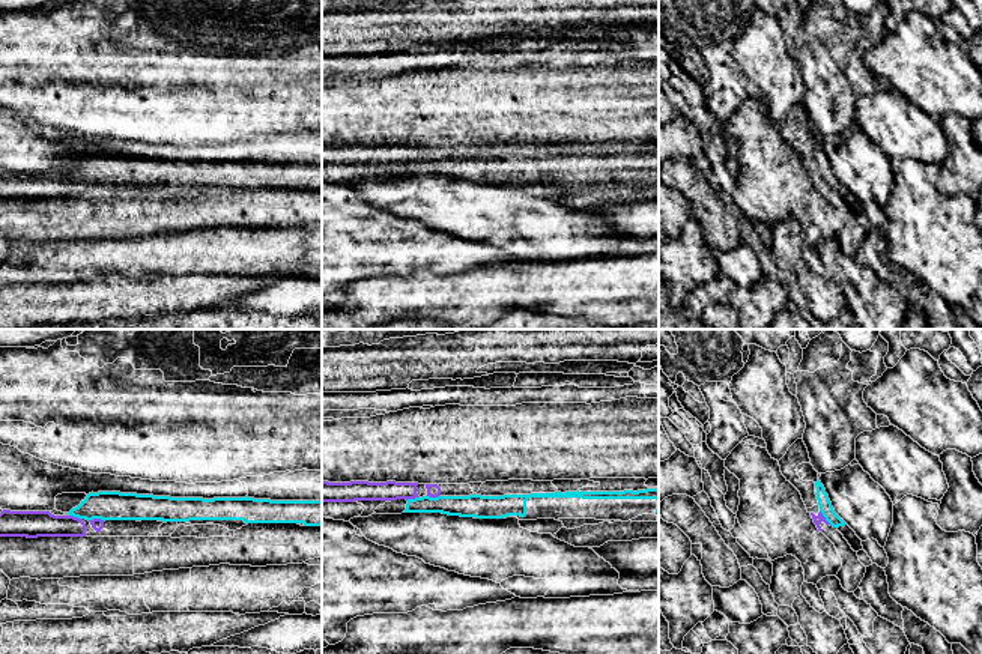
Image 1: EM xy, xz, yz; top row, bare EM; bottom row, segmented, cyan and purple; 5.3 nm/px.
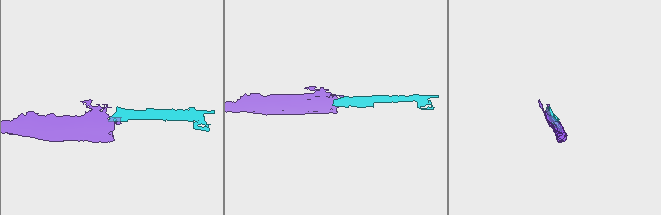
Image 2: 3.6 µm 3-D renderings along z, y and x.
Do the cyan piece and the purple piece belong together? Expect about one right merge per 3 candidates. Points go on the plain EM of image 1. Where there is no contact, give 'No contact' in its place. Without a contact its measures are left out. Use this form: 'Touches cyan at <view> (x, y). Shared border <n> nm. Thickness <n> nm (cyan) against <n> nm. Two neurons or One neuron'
Touches cyan at xy (96, 181). Shared border 90 nm. Thickness 160 nm (cyan) against 60 nm. One neuron

